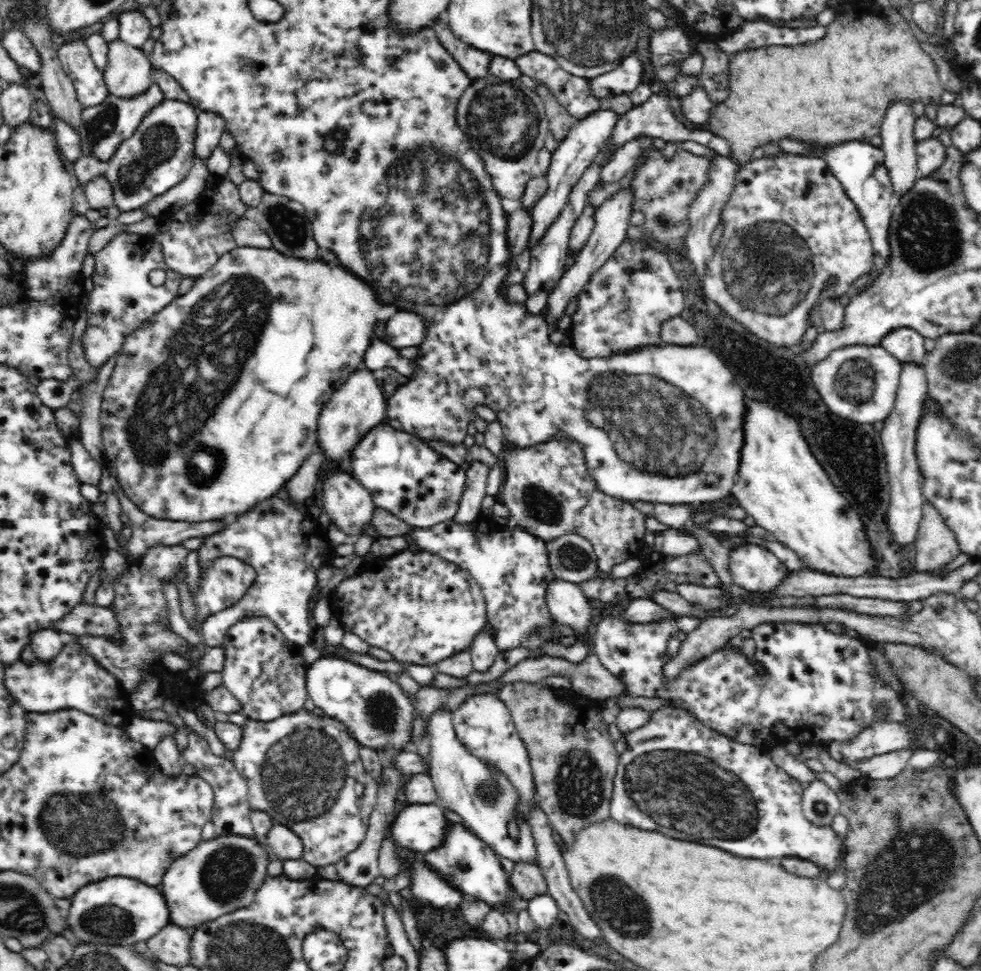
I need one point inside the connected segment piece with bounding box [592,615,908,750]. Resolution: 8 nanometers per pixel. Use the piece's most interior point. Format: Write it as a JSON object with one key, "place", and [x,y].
{"place":[817,685]}

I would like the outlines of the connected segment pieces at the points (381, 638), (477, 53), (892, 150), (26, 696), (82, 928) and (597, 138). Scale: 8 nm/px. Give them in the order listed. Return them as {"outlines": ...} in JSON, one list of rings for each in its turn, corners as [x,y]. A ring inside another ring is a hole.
{"outlines":[[[[424,550],[388,556],[384,565],[345,578],[334,591],[329,602],[345,632],[385,650],[396,662],[436,664],[468,650],[488,623],[484,596],[471,574]]],[[[441,16],[434,22],[432,28],[440,39],[440,44],[456,59],[462,70],[471,78],[482,78],[488,74],[492,55],[482,52],[473,46],[458,40],[450,30],[446,18]]],[[[894,100],[886,108],[886,115],[880,128],[880,138],[882,138],[881,149],[884,151],[884,164],[888,169],[890,180],[893,184],[893,191],[896,198],[900,194],[908,194],[912,190],[912,184],[918,178],[916,142],[914,138],[914,126],[916,117],[912,112],[912,102],[907,100]]],[[[66,641],[58,656],[48,662],[36,659],[24,663],[20,658],[16,662],[5,664],[5,686],[28,713],[76,709],[122,728],[131,714],[127,693],[122,690],[116,677],[74,641]]],[[[103,878],[76,890],[72,896],[68,922],[74,935],[86,943],[132,946],[141,941],[147,942],[171,924],[168,920],[168,905],[160,894],[159,885],[150,886],[138,879]]],[[[601,108],[568,129],[567,135],[560,141],[559,147],[552,153],[551,163],[545,175],[548,188],[542,198],[530,209],[530,215],[532,215],[532,232],[528,236],[530,250],[542,238],[542,235],[546,234],[553,220],[556,220],[558,213],[564,208],[570,191],[582,178],[584,171],[592,164],[594,157],[612,134],[613,126],[618,123],[620,117],[618,113],[614,113],[614,110]]]]}

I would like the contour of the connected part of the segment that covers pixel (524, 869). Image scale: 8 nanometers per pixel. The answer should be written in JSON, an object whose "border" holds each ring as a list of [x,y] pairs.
{"border":[[[523,862],[515,863],[509,881],[516,894],[527,901],[547,893],[546,879],[537,865],[525,865]]]}

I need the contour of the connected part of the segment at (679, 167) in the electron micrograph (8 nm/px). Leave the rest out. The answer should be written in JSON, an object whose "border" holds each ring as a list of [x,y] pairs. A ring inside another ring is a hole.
{"border":[[[655,147],[647,152],[643,165],[635,172],[630,184],[632,210],[640,210],[646,216],[642,226],[644,237],[652,237],[674,248],[685,242],[690,229],[689,206],[698,197],[699,190],[707,184],[710,168],[711,159],[689,151],[677,150],[670,160],[664,159]]]}

